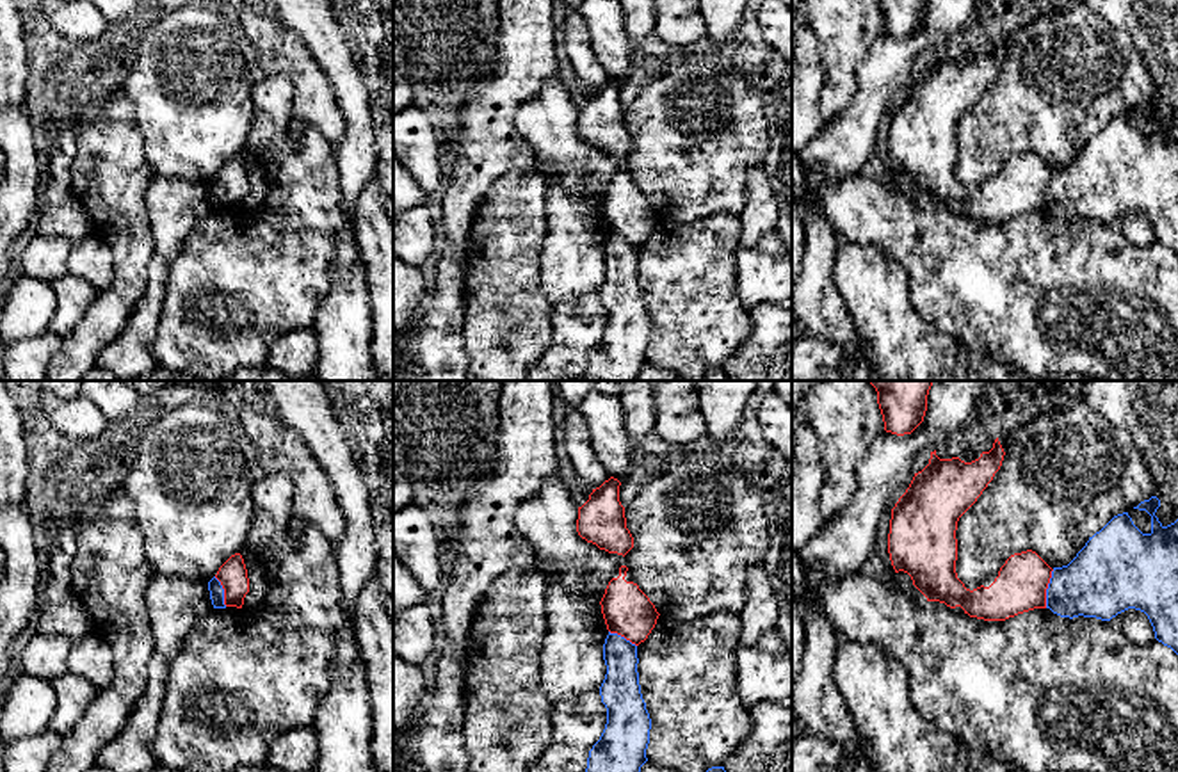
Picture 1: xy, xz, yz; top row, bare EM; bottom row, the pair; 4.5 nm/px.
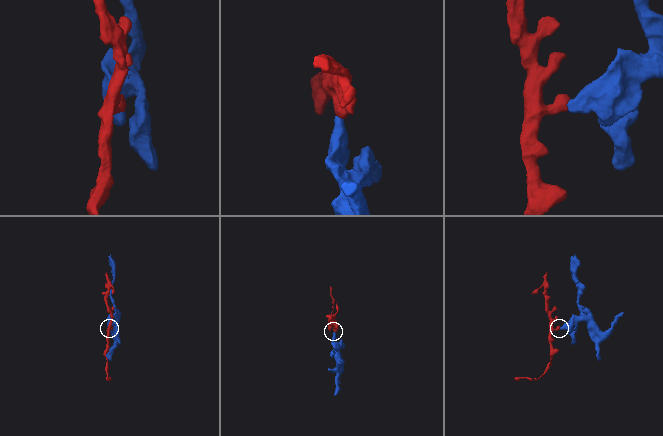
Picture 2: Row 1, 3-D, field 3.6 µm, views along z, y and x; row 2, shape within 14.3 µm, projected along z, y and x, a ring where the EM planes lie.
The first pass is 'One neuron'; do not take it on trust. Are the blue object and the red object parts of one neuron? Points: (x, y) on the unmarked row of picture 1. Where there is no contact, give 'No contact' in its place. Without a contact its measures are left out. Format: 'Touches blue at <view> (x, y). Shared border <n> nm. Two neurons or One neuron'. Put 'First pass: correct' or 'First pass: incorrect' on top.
First pass: incorrect
Touches blue at yz (1047, 191). Shared border 180 nm. Two neurons

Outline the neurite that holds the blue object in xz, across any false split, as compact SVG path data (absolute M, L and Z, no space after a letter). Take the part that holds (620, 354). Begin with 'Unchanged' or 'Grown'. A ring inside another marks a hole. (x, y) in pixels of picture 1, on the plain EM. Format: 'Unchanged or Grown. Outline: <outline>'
Unchanged. Outline: M617 235L603 245L607 267L600 288L607 326L587 359L584 381L637 381L648 363L651 320L641 295L637 247Z

